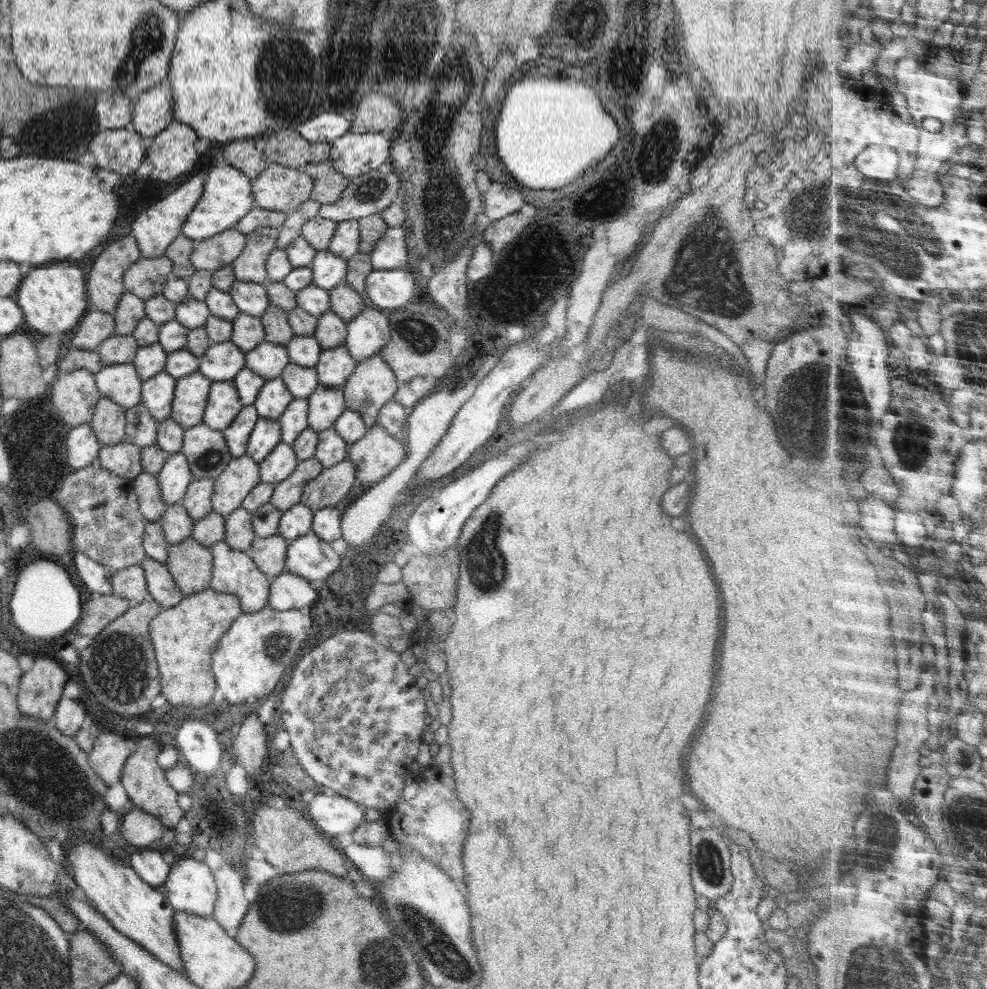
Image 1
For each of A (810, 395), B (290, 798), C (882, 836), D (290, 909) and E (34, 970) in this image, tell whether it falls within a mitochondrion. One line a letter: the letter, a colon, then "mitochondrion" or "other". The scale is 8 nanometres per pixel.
A: mitochondrion
B: other
C: mitochondrion
D: mitochondrion
E: mitochondrion

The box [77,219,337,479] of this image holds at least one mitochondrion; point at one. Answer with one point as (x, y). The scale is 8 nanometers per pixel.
(211, 459)

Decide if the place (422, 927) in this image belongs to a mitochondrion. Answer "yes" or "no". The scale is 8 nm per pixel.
yes

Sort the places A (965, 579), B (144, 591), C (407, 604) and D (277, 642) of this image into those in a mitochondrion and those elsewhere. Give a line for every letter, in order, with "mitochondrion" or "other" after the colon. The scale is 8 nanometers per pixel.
A: other
B: other
C: other
D: mitochondrion

